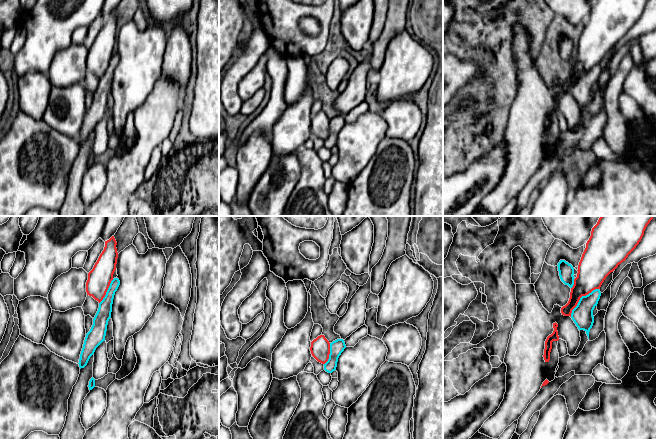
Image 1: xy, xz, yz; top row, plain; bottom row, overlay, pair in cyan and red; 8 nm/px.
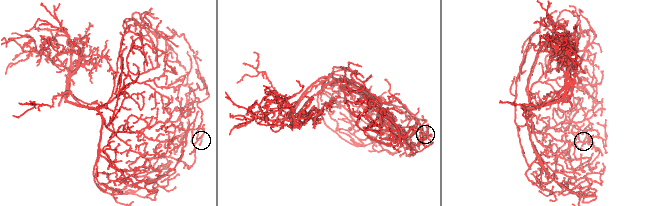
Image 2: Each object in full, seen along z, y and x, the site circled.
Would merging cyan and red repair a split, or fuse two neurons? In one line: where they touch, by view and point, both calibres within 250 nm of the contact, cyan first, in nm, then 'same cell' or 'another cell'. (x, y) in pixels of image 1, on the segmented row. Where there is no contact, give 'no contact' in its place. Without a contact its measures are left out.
contact yz (580, 298); calibres 170 and 240 nm; another cell

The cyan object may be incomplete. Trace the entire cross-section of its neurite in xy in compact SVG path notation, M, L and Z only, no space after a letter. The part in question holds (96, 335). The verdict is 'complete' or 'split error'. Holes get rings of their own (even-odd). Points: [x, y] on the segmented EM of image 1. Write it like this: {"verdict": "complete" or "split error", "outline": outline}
{"verdict": "complete", "outline": "M114 278L106 292L105 297L99 303L98 311L93 319L93 325L86 334L83 348L80 354L79 367L84 368L90 357L94 354L96 348L105 341L108 321L111 318L112 304L115 292L120 285L118 278Z"}

